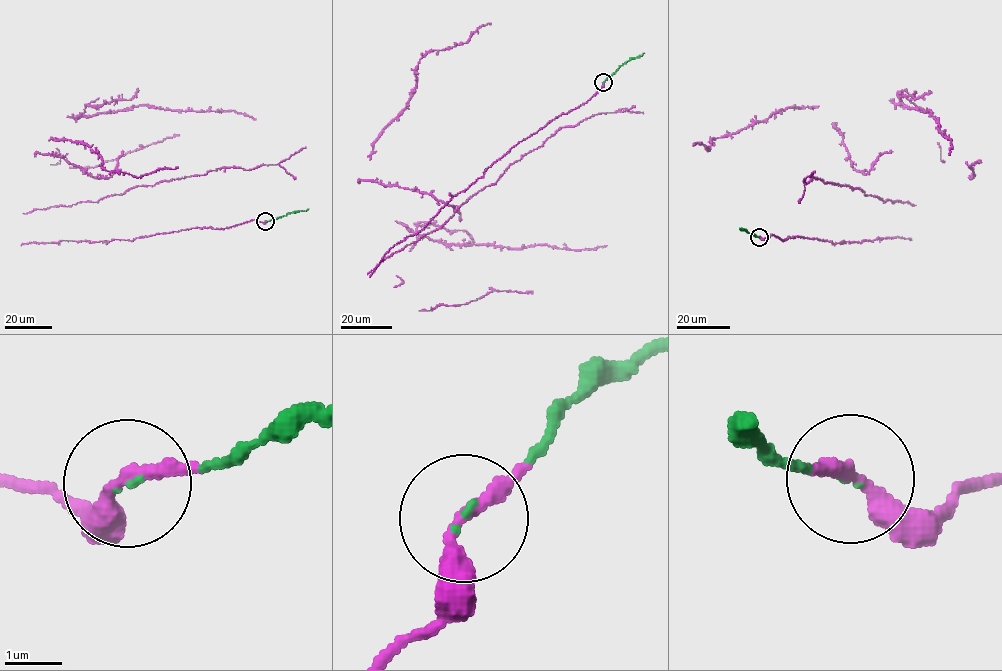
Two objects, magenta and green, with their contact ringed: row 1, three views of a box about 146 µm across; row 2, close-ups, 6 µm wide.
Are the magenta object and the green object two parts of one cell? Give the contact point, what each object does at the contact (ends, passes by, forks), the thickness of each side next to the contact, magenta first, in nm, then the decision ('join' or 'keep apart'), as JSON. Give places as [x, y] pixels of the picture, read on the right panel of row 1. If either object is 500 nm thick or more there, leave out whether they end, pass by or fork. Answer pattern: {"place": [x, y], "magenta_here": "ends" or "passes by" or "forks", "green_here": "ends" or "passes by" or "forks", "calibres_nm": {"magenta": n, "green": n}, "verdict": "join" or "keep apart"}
{"place": [759, 237], "magenta_here": "passes by", "green_here": "ends", "calibres_nm": {"magenta": 240, "green": 70}, "verdict": "join"}

